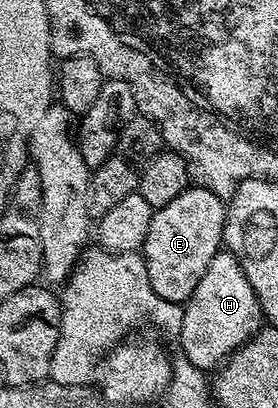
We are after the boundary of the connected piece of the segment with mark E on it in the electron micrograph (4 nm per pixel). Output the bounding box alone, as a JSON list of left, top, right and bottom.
[140,186,226,305]

